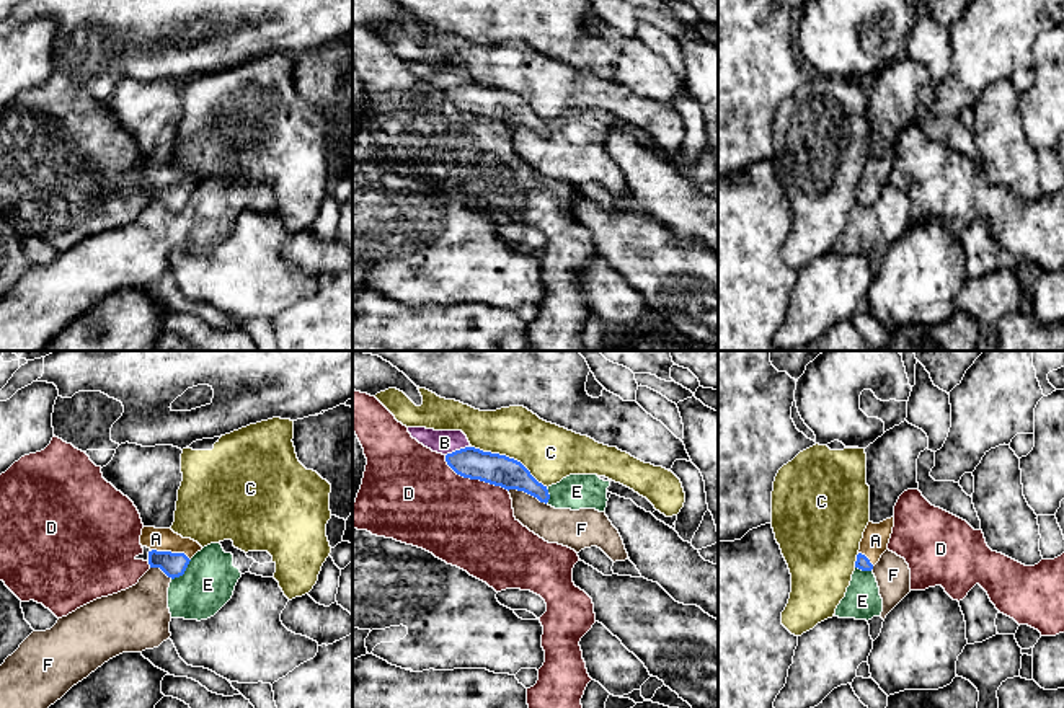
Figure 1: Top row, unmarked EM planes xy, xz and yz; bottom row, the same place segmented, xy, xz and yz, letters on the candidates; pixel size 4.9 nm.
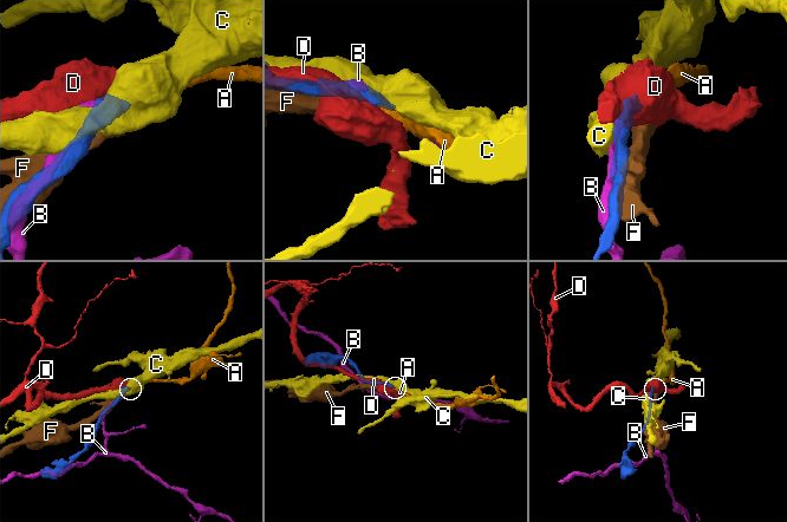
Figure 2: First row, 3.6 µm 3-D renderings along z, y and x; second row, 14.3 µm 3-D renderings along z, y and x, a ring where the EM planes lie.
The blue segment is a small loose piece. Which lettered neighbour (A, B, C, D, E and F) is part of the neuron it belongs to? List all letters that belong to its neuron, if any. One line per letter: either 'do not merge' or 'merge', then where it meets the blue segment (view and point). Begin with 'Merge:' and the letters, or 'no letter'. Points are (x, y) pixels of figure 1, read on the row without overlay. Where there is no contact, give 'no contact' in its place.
Merge: A
A: merge; contact xy (170, 186)
B: do not merge; contact xz (457, 85)
C: do not merge; contact xz (508, 92)
D: do not merge; contact xz (474, 113)
E: do not merge; contact xy (183, 207)
F: do not merge; contact xz (527, 128)

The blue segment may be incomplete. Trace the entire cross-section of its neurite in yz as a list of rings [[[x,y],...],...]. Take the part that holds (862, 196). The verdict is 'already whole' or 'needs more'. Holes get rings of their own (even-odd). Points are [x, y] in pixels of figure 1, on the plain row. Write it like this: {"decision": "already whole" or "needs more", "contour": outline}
{"decision": "needs more", "contour": [[[894,152],[886,153],[880,158],[868,157],[860,184],[857,189],[855,202],[862,206],[871,206],[880,196],[881,189],[888,184],[888,178],[893,168]]]}

